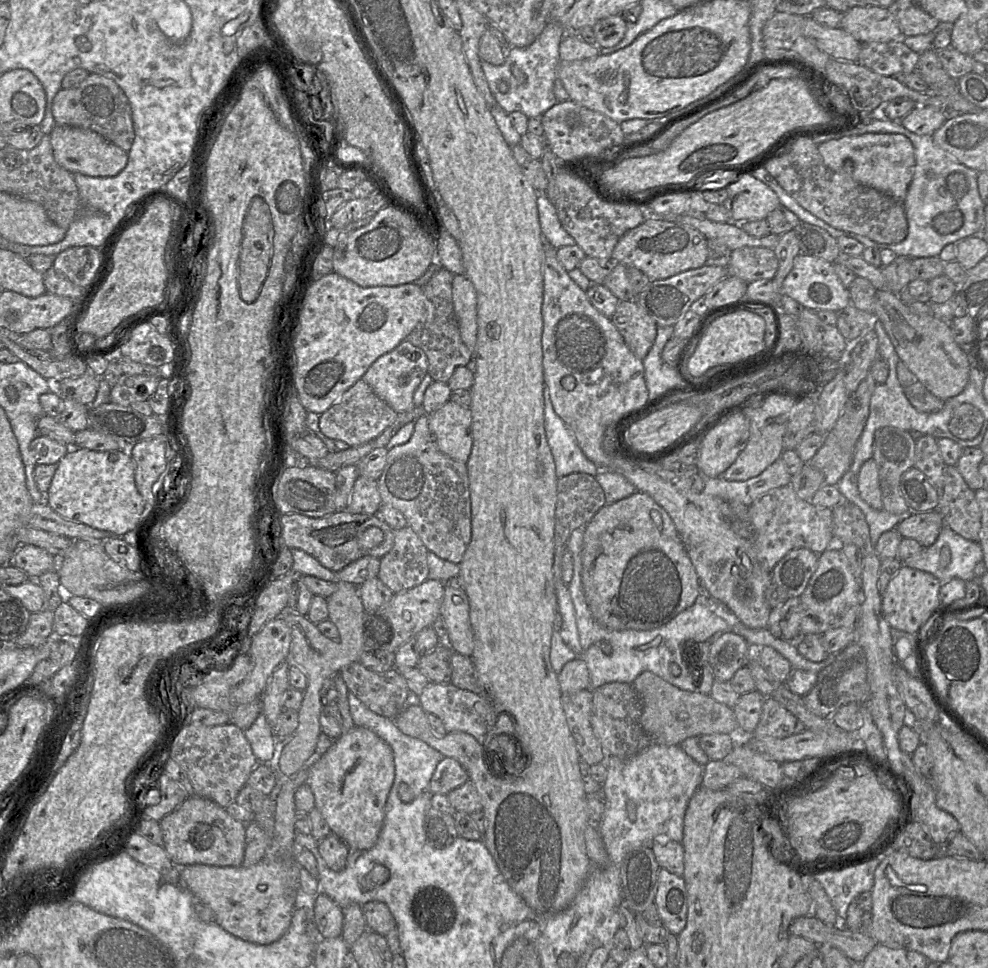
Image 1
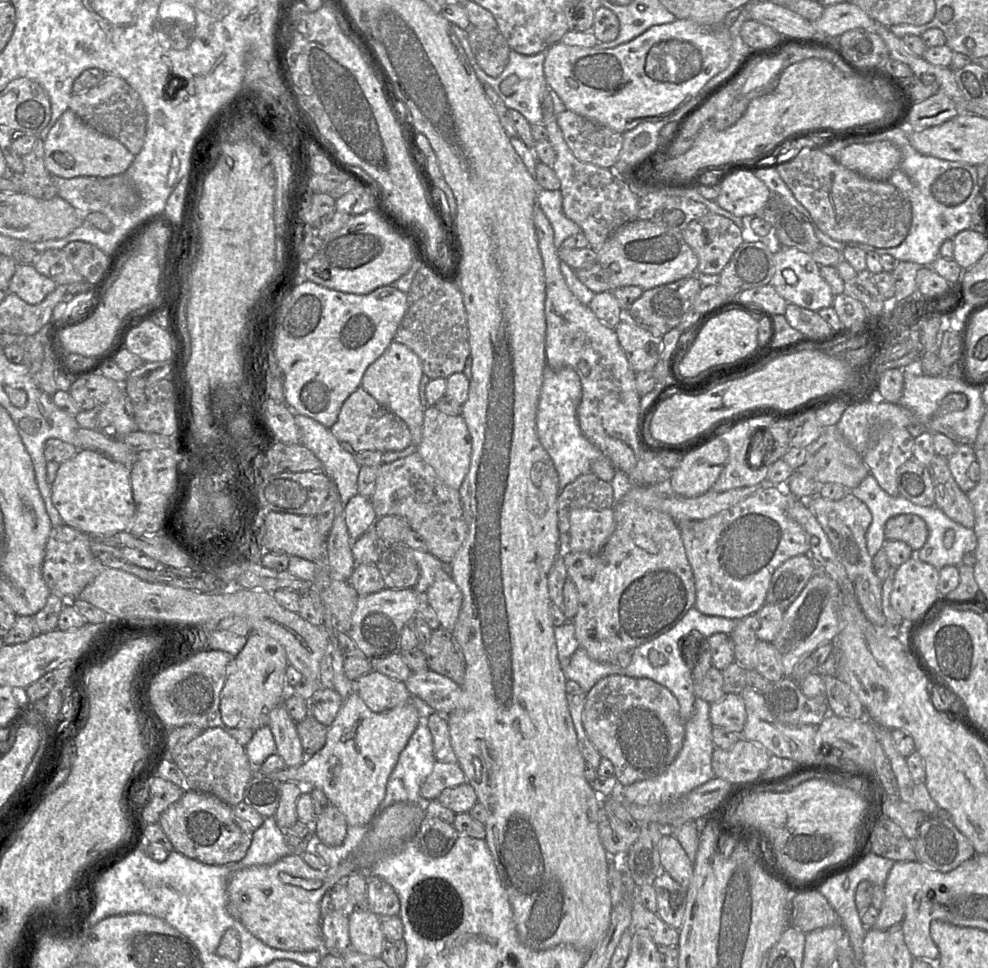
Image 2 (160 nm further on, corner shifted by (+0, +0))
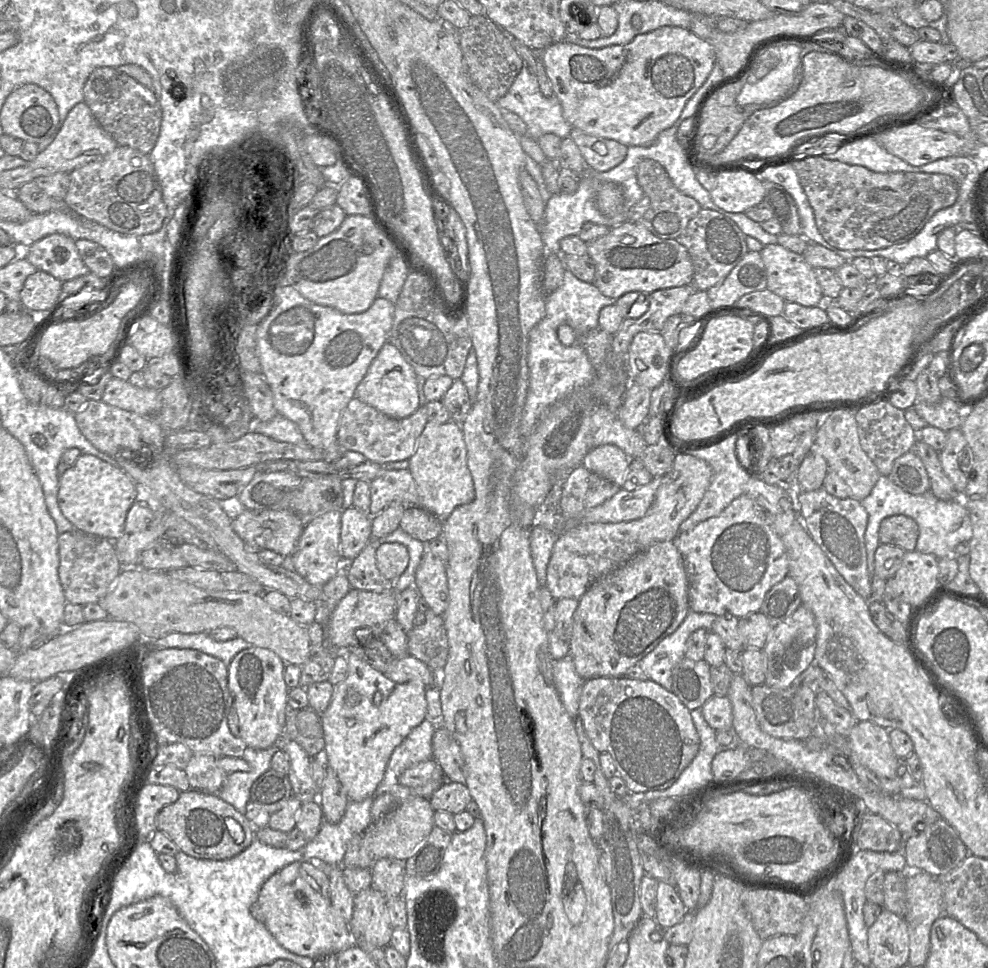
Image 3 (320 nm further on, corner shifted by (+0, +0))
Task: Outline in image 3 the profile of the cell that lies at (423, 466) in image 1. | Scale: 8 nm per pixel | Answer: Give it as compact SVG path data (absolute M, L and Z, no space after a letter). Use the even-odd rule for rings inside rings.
M409 467L406 469L383 469L383 472L370 482L371 502L368 514L375 516L386 509L392 502L398 501L405 506L419 506L416 483Z

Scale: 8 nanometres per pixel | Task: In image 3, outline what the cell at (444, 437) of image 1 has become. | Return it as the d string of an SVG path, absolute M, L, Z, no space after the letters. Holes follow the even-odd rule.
M451 420L445 423L426 423L409 459L409 470L416 483L419 506L441 521L447 519L456 507L472 502L475 497L462 428Z

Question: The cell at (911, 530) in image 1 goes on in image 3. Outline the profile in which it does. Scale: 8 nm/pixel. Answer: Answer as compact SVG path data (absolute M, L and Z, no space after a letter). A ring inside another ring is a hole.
M892 515L880 523L880 544L901 547L905 552L916 550L919 527L915 520L905 515Z

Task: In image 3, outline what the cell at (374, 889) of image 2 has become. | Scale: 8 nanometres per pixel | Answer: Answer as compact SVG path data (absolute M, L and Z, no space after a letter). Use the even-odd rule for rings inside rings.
M393 858L375 860L371 887L381 892L386 899L403 896L405 865L404 861Z

